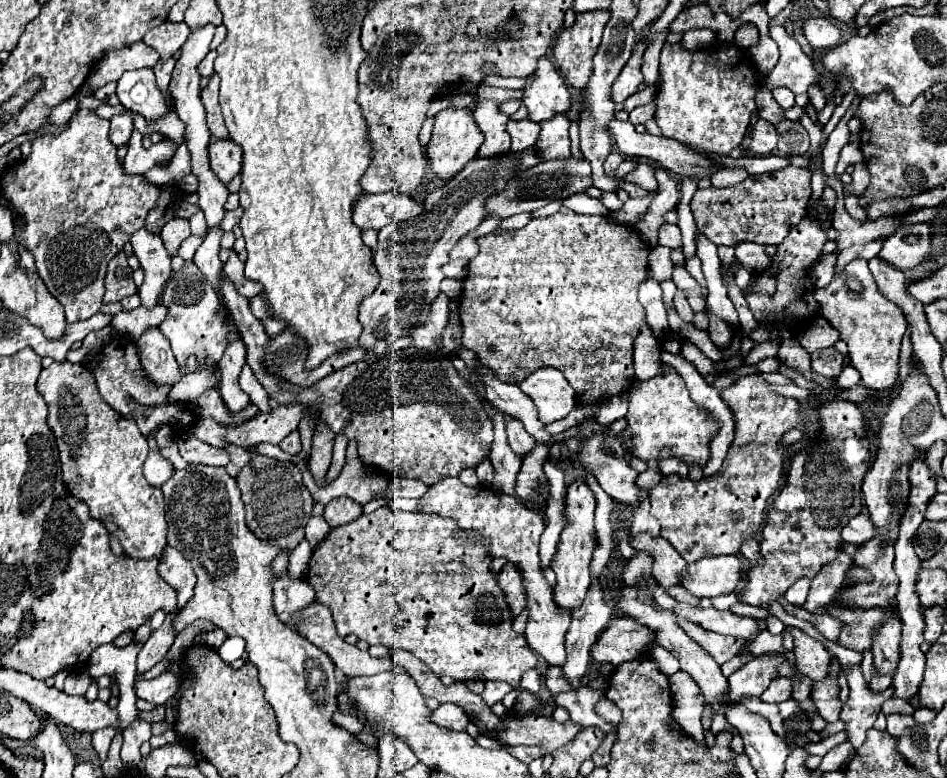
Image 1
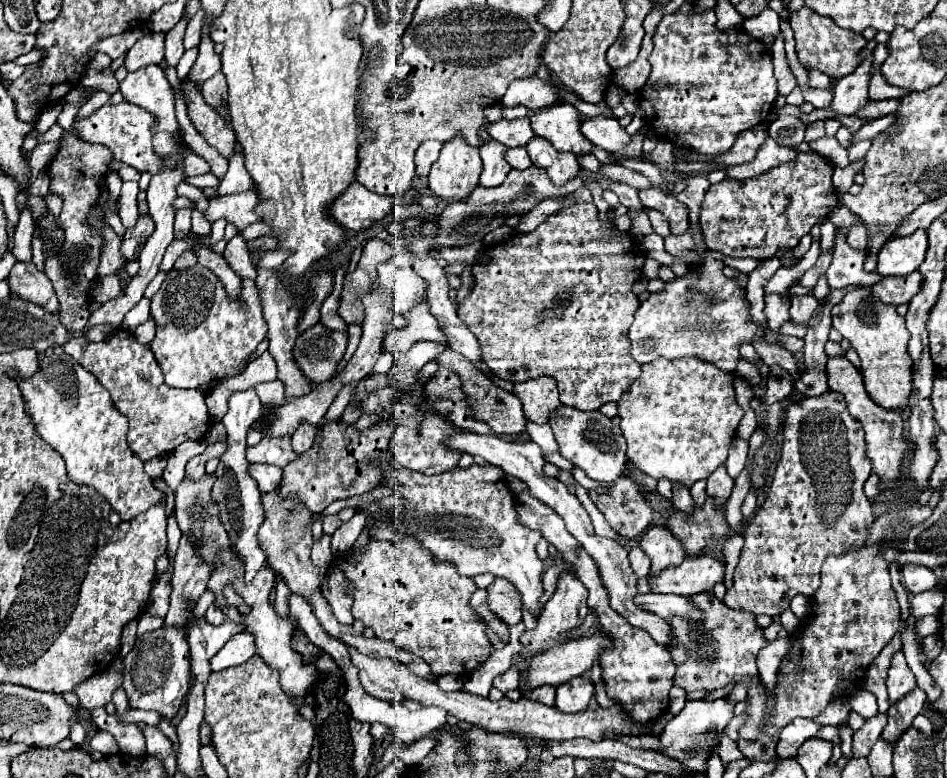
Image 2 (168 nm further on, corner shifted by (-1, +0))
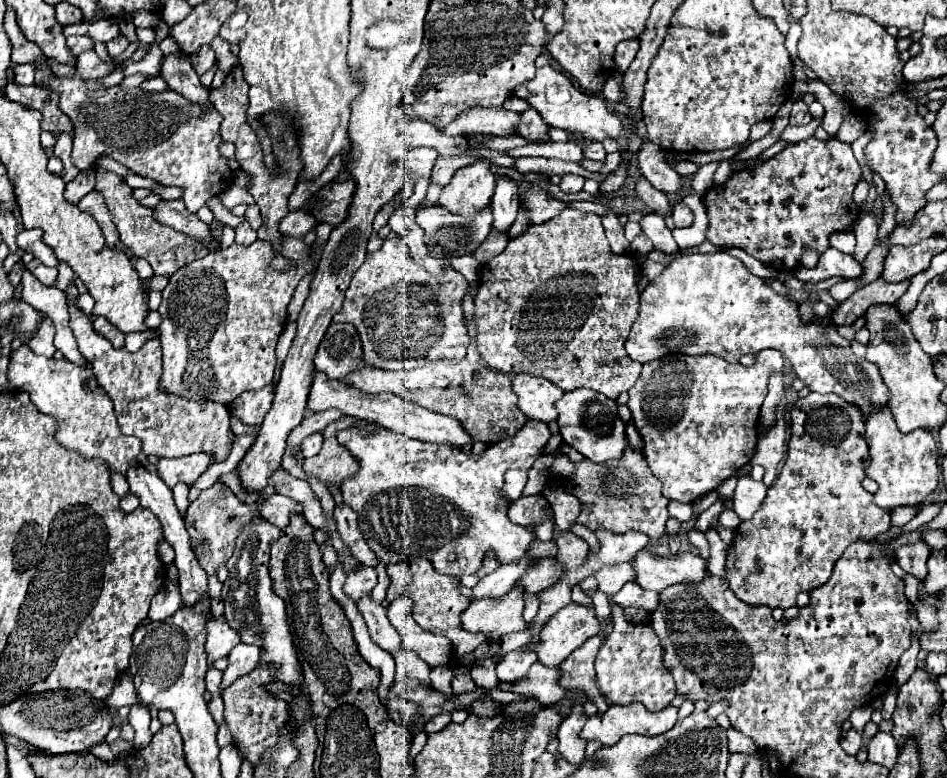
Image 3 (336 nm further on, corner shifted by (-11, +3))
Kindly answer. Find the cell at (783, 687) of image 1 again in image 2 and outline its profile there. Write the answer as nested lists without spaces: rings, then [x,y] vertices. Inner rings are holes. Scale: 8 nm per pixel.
[[[740,714],[740,716],[734,716],[730,722],[728,722],[728,726],[726,726],[726,732],[728,732],[728,736],[734,740],[734,742],[738,742],[738,732],[740,732],[740,728],[744,726],[744,720],[748,720],[748,716],[744,716],[744,714]]]

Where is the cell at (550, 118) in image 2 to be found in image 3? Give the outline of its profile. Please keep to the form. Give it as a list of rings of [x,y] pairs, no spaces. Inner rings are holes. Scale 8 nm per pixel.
[[[570,135],[572,141],[580,143],[584,147],[584,155],[588,159],[594,159],[594,161],[604,161],[606,159],[606,151],[602,147],[602,143],[594,143],[594,141],[580,141],[580,139],[574,139],[574,135]]]

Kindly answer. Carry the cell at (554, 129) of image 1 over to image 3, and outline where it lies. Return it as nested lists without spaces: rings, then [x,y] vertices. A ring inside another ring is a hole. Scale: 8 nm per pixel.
[[[564,175],[564,177],[574,177],[574,181],[562,181],[560,183],[560,189],[564,193],[580,193],[582,187],[584,187],[584,177],[578,177],[578,175]]]

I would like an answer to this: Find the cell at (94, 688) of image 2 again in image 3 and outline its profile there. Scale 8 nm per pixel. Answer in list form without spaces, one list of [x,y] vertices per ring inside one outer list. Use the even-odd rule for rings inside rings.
[[[122,673],[122,675],[118,677],[112,695],[110,695],[108,699],[104,699],[106,705],[118,709],[118,707],[122,707],[122,705],[136,705],[136,703],[138,703],[138,693],[136,693],[136,689],[134,689],[134,683],[132,683],[132,679],[126,679],[126,675],[128,675],[128,673]]]

